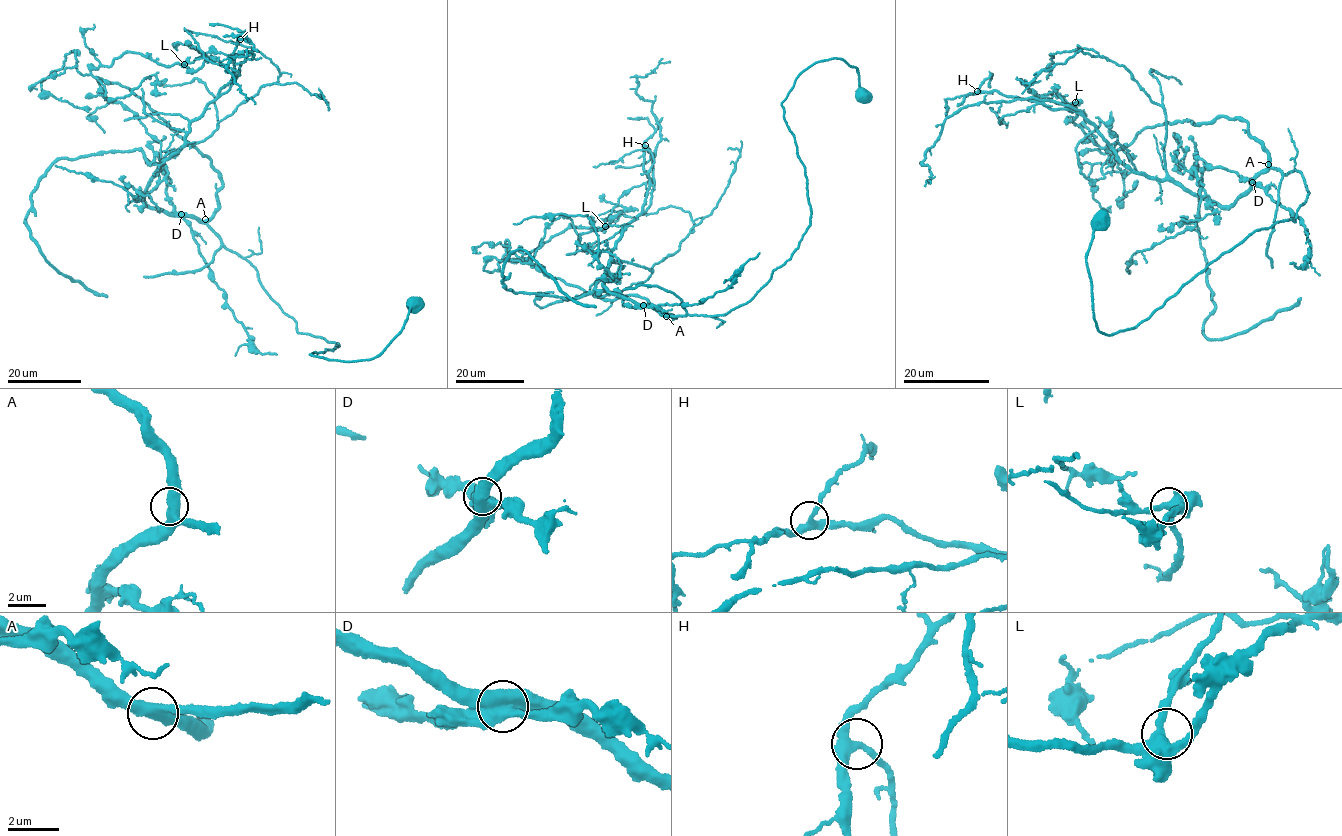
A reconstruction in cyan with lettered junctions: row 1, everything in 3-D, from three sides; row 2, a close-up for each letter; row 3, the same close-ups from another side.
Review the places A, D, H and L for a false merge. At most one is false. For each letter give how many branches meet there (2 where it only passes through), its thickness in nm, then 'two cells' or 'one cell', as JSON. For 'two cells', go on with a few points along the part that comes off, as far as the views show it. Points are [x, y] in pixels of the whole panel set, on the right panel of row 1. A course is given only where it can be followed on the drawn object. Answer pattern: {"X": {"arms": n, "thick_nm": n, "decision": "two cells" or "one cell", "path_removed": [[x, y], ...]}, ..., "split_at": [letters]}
{"A": {"arms": 3, "thick_nm": 420, "decision": "one cell"}, "D": {"arms": 3, "thick_nm": 650, "decision": "two cells", "path_removed": [[1252, 182], [1198, 159], [1190, 176], [1196, 165], [1196, 225], [1215, 307], [1203, 333], [1225, 338], [1300, 298]]}, "H": {"arms": 3, "thick_nm": 340, "decision": "one cell"}, "L": {"arms": 3, "thick_nm": 440, "decision": "one cell"}, "split_at": ["D"]}

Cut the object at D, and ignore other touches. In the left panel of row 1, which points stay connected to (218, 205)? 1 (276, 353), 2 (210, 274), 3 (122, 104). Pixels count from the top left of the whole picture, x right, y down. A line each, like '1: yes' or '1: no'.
1: no
2: no
3: no

